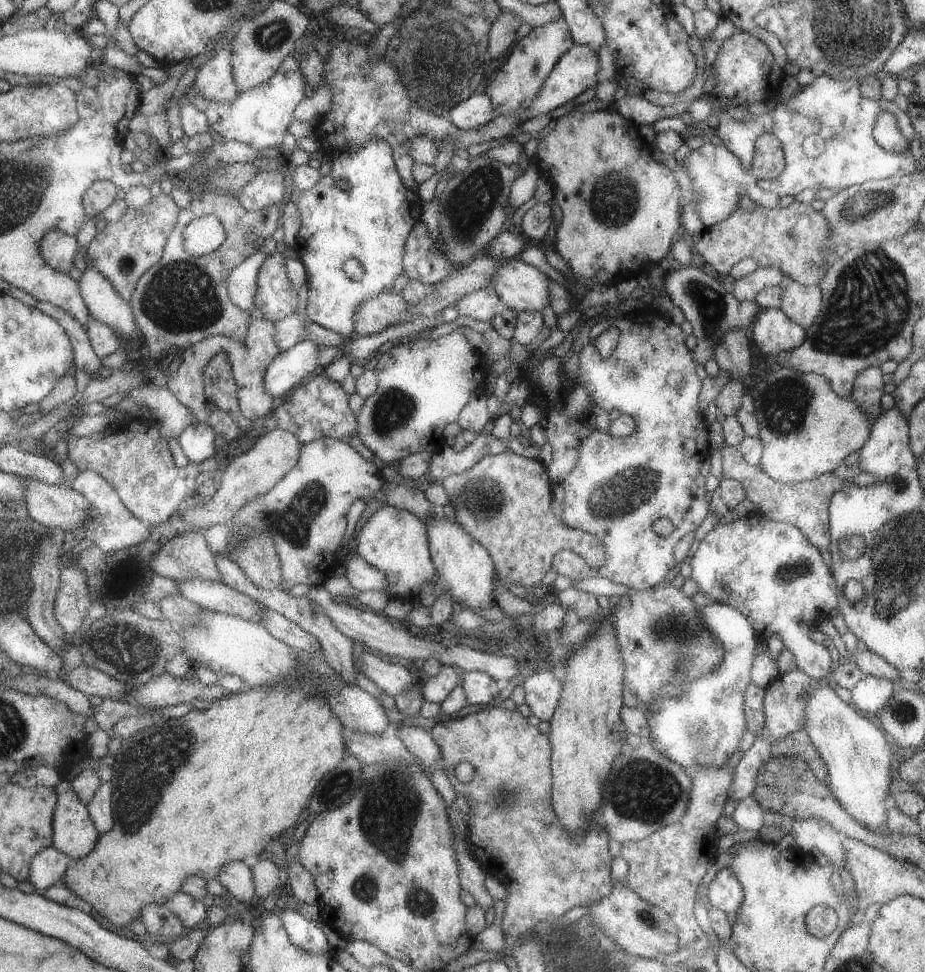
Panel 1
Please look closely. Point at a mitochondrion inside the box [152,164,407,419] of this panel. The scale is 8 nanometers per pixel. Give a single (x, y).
(372, 274)

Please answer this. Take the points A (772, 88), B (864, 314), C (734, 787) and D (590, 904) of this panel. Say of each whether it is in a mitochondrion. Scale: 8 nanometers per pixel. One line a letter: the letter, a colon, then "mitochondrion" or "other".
A: other
B: mitochondrion
C: other
D: other

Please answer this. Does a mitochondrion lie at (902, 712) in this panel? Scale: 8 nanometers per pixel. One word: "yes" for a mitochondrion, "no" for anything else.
yes

